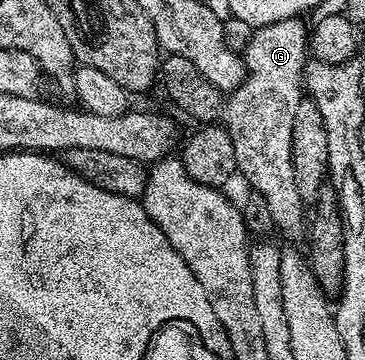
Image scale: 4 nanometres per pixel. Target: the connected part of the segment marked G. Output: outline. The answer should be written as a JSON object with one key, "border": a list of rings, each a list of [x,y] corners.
{"border":[[[301,18],[275,22],[271,26],[256,29],[250,44],[243,53],[245,62],[245,80],[238,88],[233,89],[227,100],[223,113],[224,123],[231,134],[231,146],[235,146],[235,162],[237,172],[245,175],[245,180],[252,191],[263,194],[267,198],[267,210],[271,210],[274,229],[282,232],[289,240],[304,241],[307,236],[307,205],[299,198],[295,190],[295,170],[291,166],[293,153],[293,127],[295,126],[295,110],[299,110],[299,102],[303,98],[303,77],[309,51],[310,29],[305,28],[306,21]]]}

